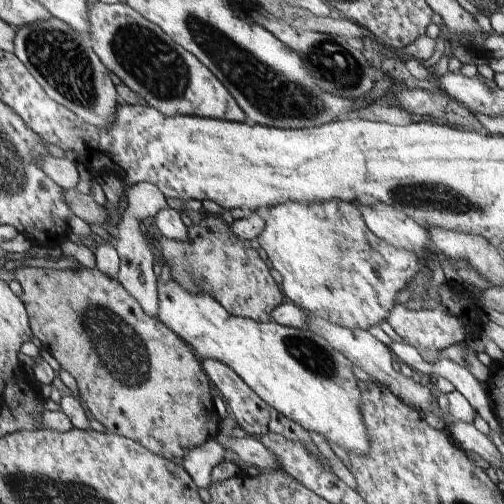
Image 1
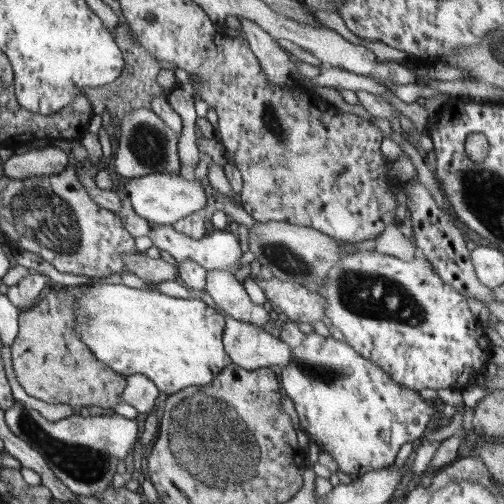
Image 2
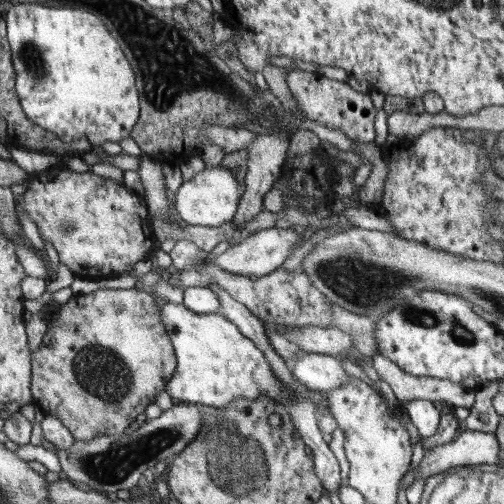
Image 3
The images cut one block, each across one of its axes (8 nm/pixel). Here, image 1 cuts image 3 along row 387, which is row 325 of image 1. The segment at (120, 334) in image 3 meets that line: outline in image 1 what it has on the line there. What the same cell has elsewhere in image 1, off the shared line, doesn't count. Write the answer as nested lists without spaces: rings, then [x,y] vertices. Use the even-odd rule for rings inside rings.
[[[21,266],[13,270],[13,276],[23,290],[21,300],[25,304],[33,336],[41,342],[43,350],[55,358],[61,370],[77,382],[83,406],[109,430],[109,434],[125,436],[127,440],[141,444],[141,448],[149,454],[177,464],[181,464],[187,448],[215,440],[221,420],[213,410],[215,392],[191,348],[161,320],[145,314],[137,300],[117,280],[105,276],[99,268],[83,266],[77,266],[75,270]]]

